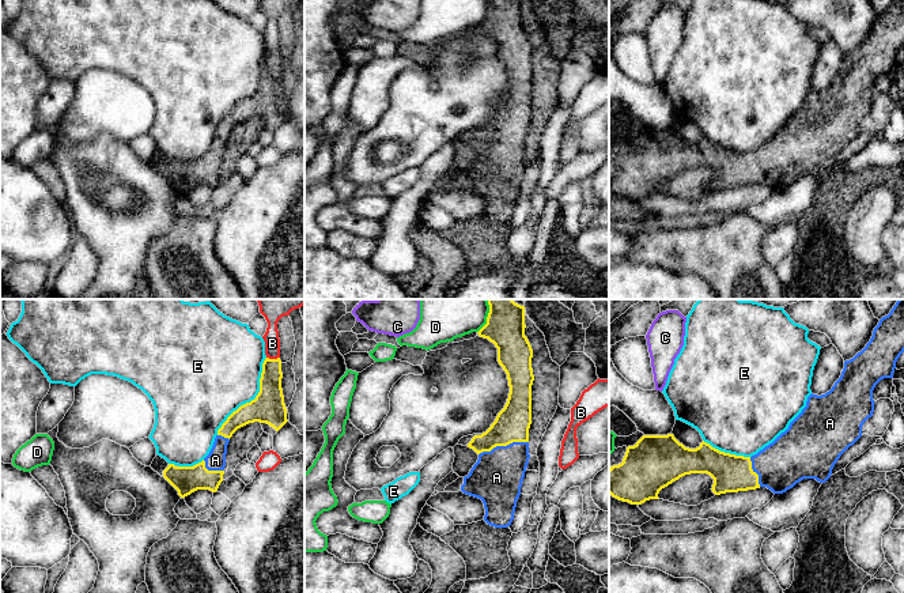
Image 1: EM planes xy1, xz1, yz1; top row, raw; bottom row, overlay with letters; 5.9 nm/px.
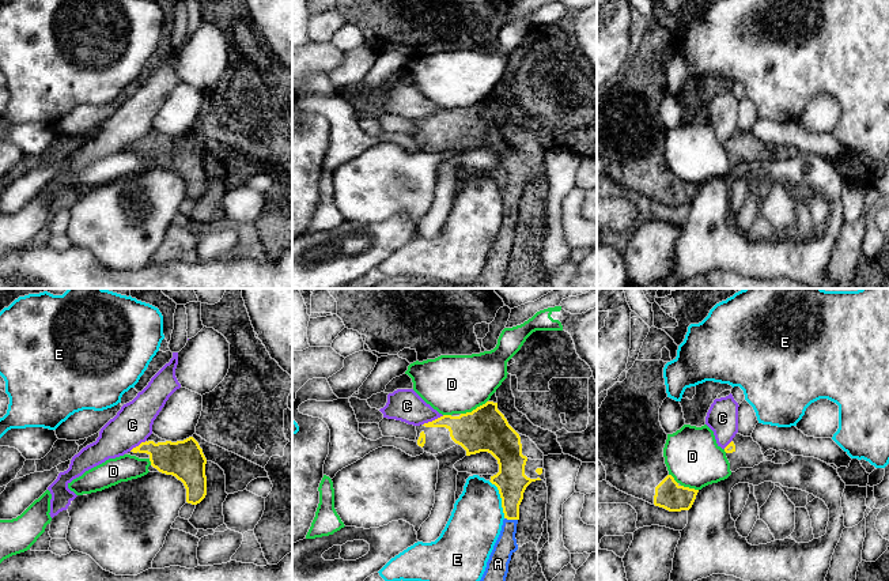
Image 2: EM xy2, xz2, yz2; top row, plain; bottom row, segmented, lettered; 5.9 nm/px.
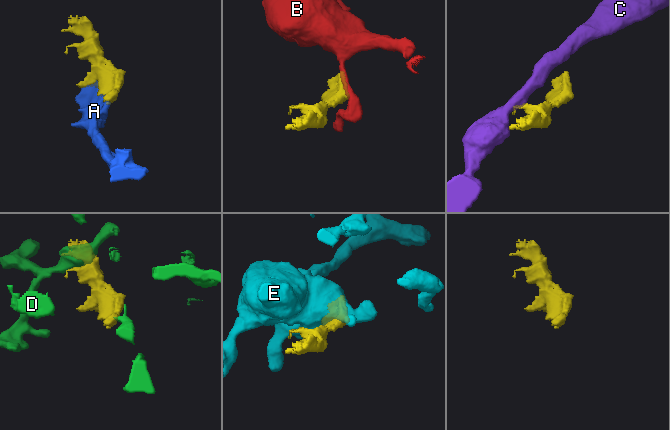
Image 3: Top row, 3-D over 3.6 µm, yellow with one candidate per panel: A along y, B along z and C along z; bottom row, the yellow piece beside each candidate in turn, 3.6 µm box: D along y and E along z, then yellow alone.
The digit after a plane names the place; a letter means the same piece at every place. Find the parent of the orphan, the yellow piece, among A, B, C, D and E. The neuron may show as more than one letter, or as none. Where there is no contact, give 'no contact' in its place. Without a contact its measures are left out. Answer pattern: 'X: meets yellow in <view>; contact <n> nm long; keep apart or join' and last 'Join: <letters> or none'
A: meets yellow in xz1; contact 300 nm long; join
B: meets yellow in xy1; contact 80 nm long; keep apart
C: meets yellow in xz2; contact 140 nm long; keep apart
D: meets yellow in xz2; contact 180 nm long; keep apart
E: meets yellow in xy1; contact 550 nm long; keep apart
Join: A

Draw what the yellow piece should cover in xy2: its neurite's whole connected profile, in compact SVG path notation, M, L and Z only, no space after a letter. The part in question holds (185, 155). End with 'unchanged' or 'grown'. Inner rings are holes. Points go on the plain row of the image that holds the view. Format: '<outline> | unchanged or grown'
M152 128L145 137L141 137L125 150L148 154L151 156L150 167L159 166L181 176L186 184L188 199L197 200L205 193L207 154L193 132L171 137Z | grown

